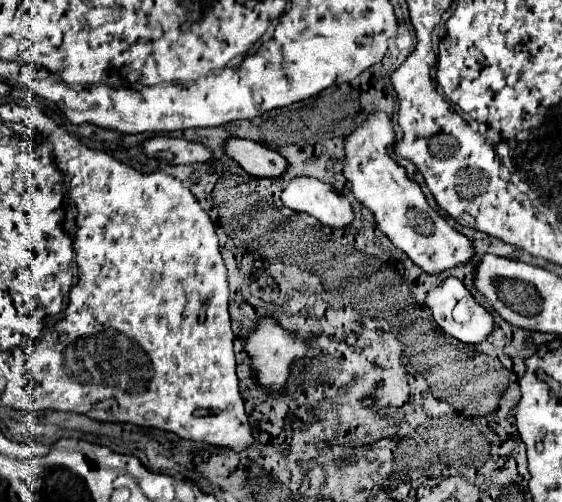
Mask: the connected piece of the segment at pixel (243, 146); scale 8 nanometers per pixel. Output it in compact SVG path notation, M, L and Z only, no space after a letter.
M230 139L226 143L226 151L254 177L280 177L288 169L288 161L284 159L284 155L256 141Z

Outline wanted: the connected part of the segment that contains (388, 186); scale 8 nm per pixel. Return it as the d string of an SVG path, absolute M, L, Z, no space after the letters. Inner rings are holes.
M380 111L368 115L368 119L346 139L344 177L348 179L352 193L374 213L378 227L390 237L390 241L426 273L438 275L452 267L470 263L474 257L472 241L448 225L448 221L428 205L418 183L410 181L404 167L388 157L388 149L392 145L392 123L388 115Z

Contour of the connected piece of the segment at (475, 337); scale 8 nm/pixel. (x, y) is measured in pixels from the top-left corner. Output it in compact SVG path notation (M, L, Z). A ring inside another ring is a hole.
M448 277L442 285L434 287L428 291L426 297L426 305L432 309L432 313L438 313L438 325L452 337L456 337L462 343L482 343L486 341L492 331L494 331L494 315L492 311L484 309L466 289L466 285L456 279L456 277Z

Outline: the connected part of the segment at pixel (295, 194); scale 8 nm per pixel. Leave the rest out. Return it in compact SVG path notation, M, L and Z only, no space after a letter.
M298 177L282 191L286 207L308 213L328 227L348 227L354 221L352 203L346 195L338 193L330 183L310 177Z

